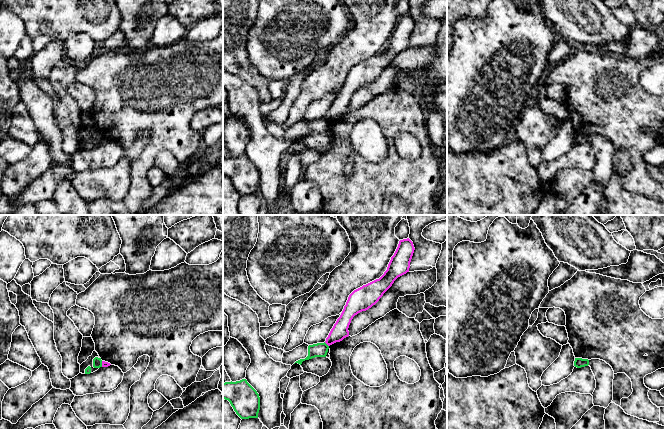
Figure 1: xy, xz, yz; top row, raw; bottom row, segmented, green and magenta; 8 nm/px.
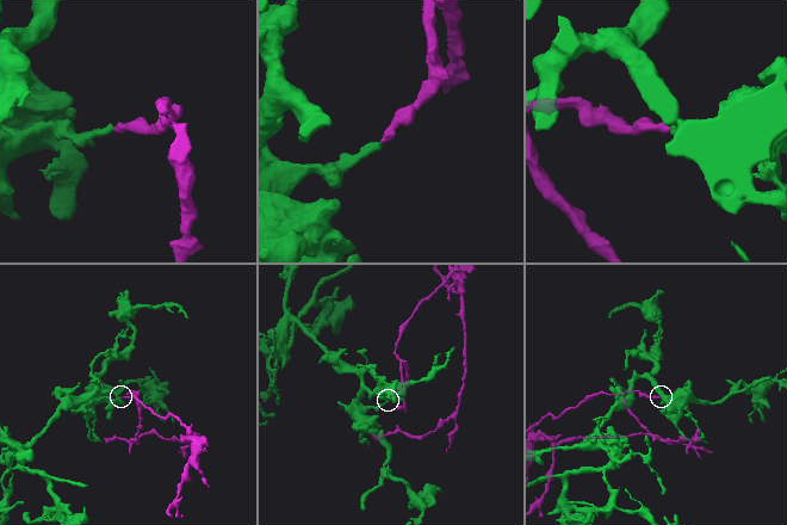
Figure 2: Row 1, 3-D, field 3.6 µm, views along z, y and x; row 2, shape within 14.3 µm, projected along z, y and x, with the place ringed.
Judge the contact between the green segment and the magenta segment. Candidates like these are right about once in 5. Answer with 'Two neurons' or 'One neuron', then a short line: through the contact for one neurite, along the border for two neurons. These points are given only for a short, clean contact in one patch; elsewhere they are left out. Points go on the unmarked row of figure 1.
Two neurons. Line: xz (324, 118), (328, 122)

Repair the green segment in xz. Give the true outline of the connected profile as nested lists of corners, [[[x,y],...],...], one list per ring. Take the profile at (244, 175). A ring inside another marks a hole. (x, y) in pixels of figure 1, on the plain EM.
[[[246,155],[223,159],[223,175],[230,178],[241,195],[258,194],[260,173]]]

